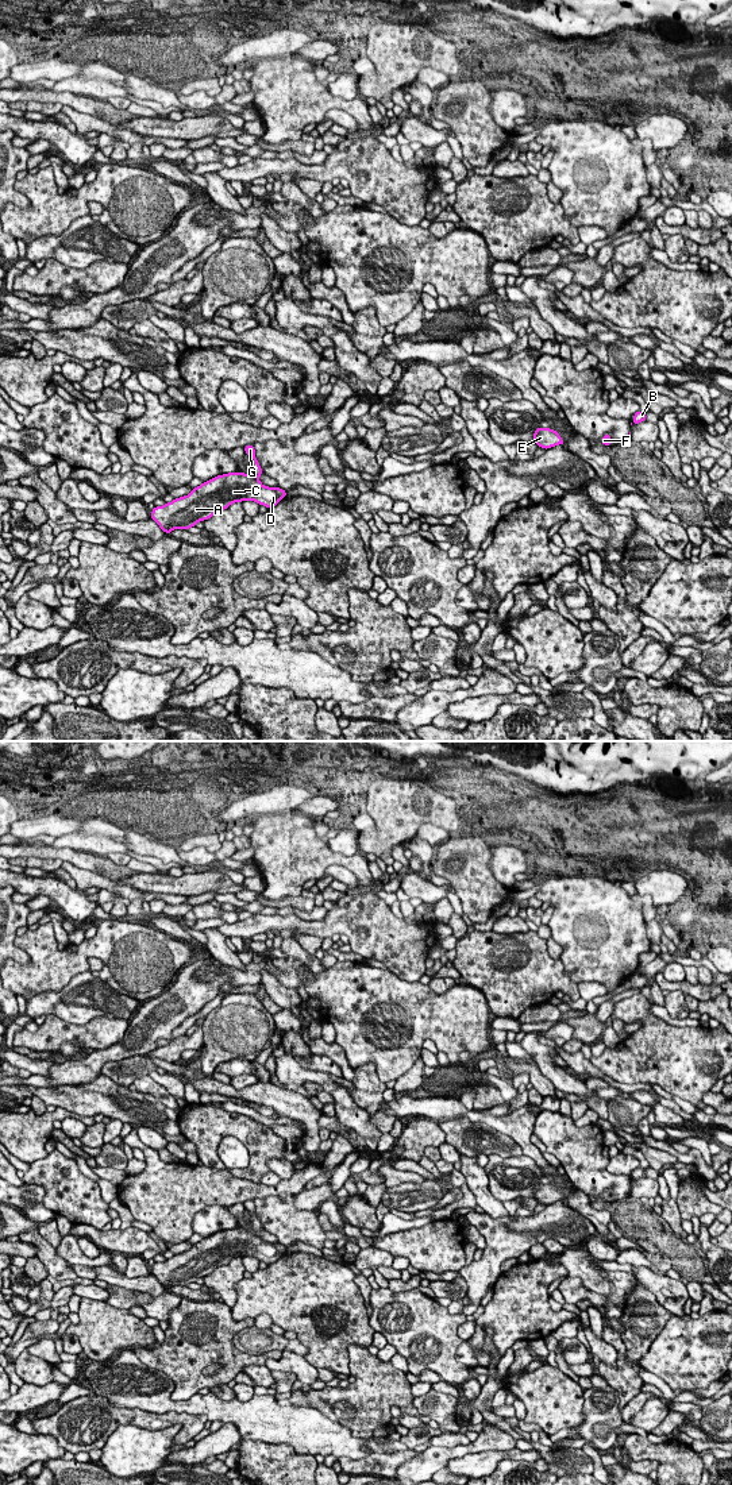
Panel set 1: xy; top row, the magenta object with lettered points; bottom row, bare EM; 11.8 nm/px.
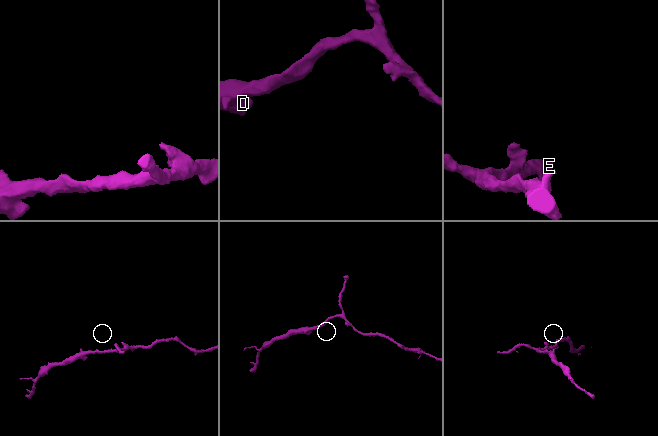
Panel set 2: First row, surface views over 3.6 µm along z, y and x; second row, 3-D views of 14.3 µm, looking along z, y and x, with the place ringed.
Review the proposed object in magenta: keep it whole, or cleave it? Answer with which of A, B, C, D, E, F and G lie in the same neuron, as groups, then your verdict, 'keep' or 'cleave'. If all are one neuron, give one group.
A B C D E F G; keep

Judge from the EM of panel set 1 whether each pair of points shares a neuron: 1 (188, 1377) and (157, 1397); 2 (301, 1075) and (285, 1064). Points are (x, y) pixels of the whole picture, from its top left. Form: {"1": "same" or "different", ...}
{"1": "different", "2": "same"}

